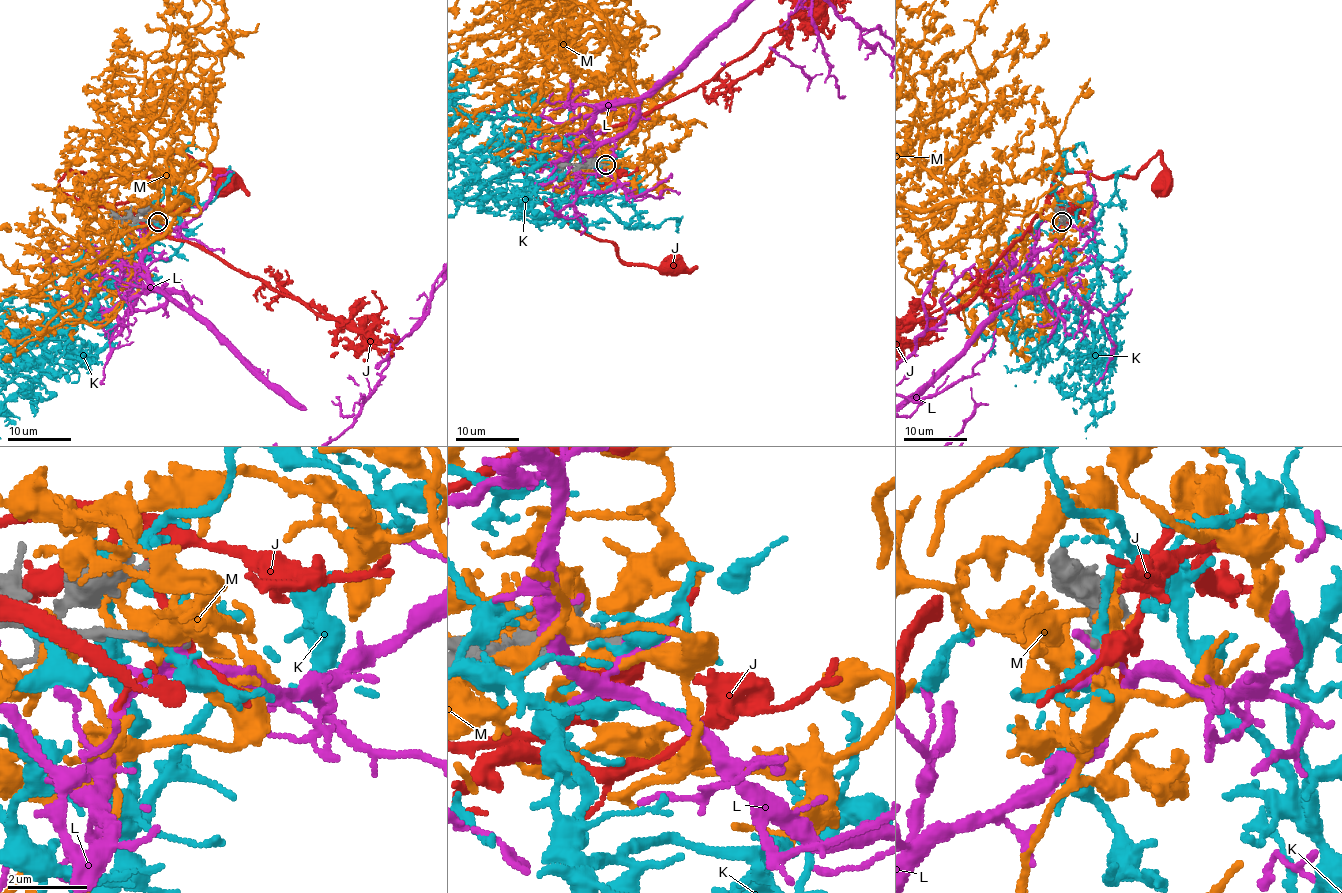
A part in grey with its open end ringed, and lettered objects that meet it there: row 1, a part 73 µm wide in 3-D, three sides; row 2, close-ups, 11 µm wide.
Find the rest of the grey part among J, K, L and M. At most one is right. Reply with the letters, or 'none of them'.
none of them

